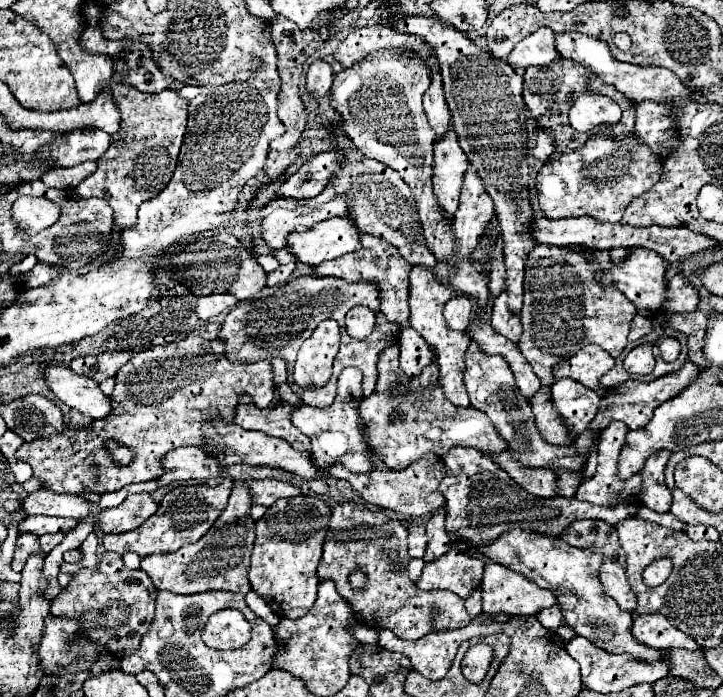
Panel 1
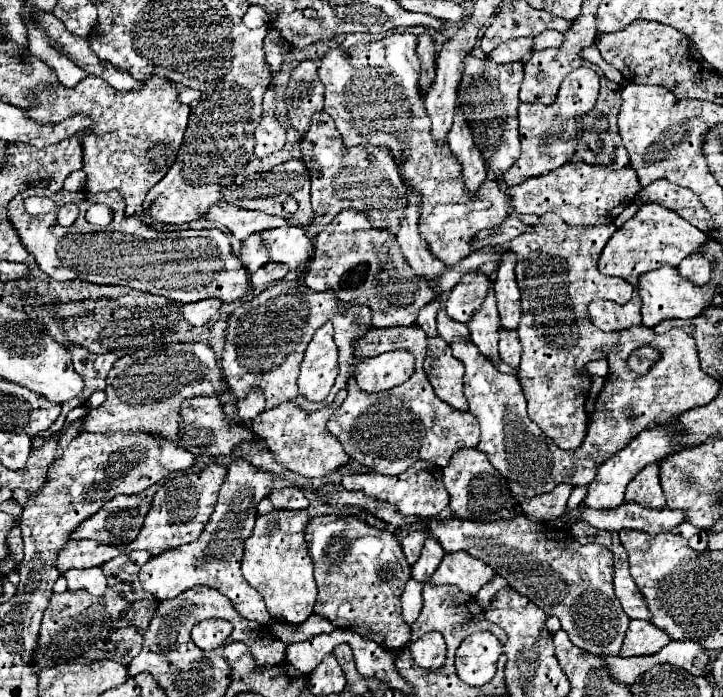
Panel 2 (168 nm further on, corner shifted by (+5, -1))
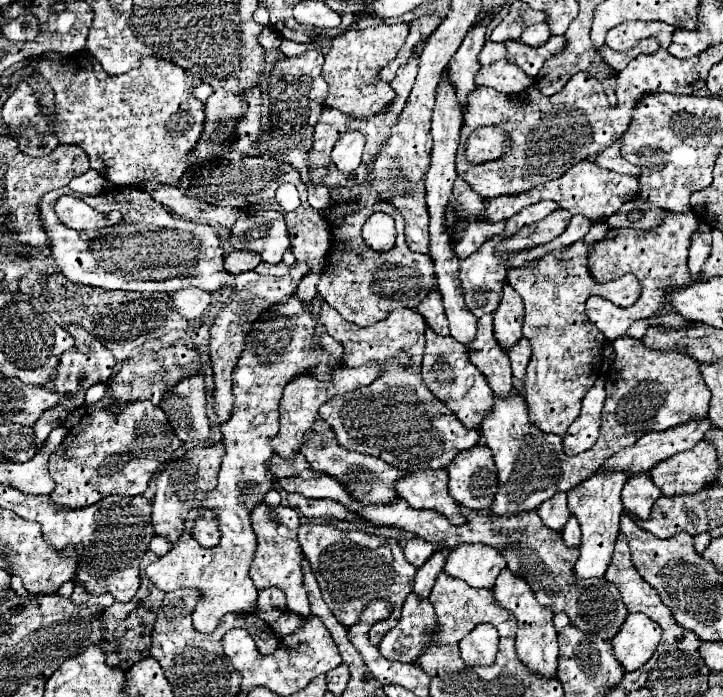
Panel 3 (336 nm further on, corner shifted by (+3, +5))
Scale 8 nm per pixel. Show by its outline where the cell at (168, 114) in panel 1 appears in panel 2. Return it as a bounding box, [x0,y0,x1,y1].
[26,76,190,216]

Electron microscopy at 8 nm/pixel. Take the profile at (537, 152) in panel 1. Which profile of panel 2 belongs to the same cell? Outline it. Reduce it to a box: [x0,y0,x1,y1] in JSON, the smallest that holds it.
[500,68,596,186]

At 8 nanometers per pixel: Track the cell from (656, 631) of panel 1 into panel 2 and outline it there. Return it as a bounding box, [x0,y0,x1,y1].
[620,620,670,656]

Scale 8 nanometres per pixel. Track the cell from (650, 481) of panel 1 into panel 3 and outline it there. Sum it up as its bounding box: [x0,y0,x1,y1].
[622,472,662,518]

